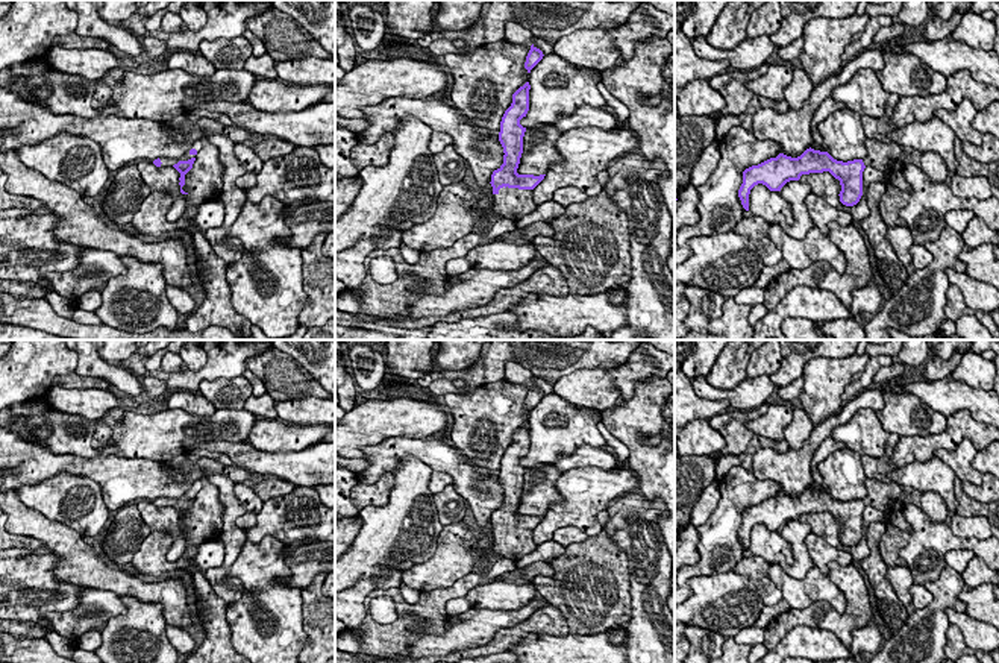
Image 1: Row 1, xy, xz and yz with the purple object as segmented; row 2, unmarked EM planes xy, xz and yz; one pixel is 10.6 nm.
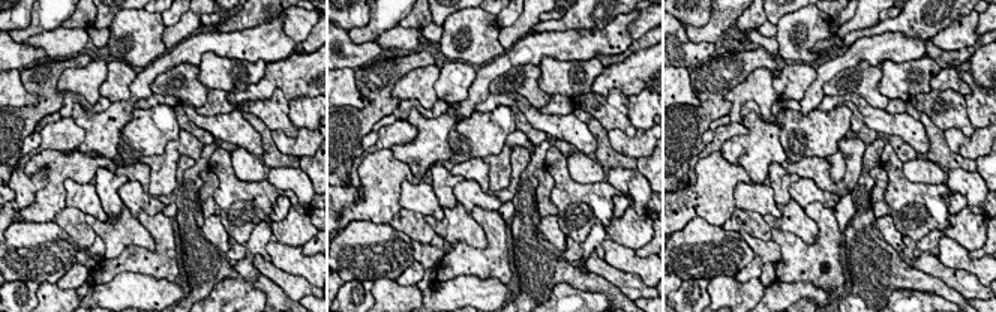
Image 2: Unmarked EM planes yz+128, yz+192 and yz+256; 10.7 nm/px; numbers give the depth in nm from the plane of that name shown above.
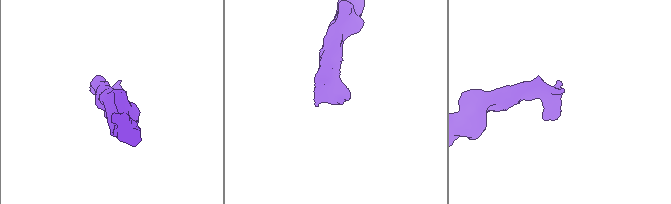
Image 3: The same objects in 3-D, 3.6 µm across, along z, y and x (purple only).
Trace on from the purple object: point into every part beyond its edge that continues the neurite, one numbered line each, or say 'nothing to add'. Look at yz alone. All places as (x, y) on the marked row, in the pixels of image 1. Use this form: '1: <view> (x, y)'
1: yz (883, 157)

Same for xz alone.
1: xz (513, 204)

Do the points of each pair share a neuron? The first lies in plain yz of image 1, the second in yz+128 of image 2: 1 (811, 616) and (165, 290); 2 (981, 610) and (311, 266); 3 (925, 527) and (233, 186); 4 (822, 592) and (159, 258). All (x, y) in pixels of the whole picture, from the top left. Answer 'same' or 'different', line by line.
1: different
2: same
3: same
4: different

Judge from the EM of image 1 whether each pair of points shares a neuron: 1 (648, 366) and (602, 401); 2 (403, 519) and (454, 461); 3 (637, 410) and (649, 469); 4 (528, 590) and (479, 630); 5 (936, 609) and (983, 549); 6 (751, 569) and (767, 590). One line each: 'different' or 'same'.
1: same
2: different
3: same
4: different
5: different
6: same

